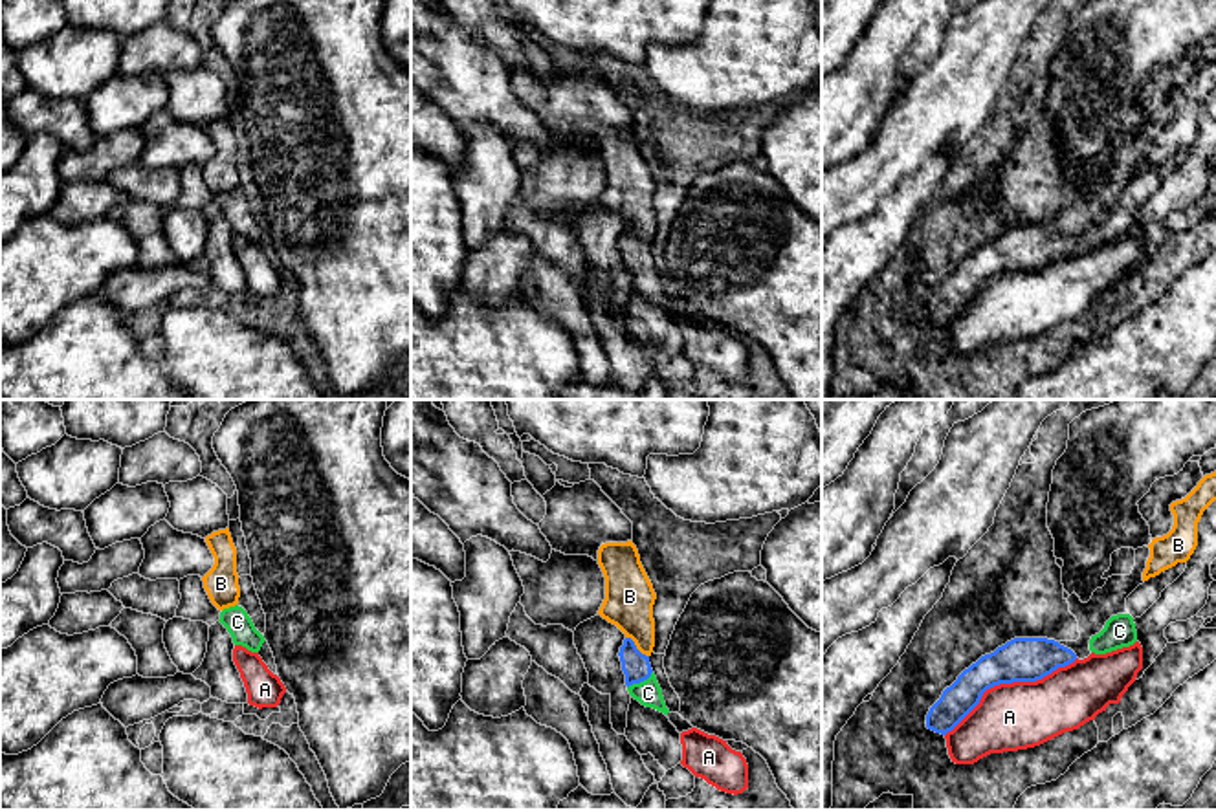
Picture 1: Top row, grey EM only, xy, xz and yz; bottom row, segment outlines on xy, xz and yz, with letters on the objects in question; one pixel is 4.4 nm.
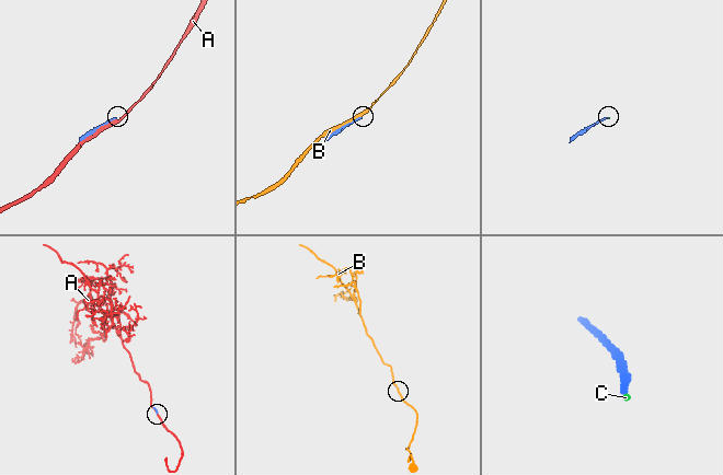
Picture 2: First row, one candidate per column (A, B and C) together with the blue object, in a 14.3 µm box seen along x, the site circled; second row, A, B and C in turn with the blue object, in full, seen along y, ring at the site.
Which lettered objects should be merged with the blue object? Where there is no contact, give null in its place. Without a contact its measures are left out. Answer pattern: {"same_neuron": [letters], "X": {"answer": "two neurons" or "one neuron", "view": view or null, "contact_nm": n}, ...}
{"same_neuron": ["C"], "A": {"answer": "two neurons", "view": "yz", "contact_nm": 650}, "B": {"answer": "two neurons", "view": "xz", "contact_nm": 140}, "C": {"answer": "one neuron", "view": "xz", "contact_nm": 130}}

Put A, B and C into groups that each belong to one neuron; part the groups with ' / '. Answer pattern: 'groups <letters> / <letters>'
groups A / B / C

